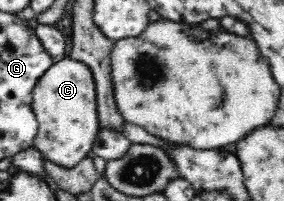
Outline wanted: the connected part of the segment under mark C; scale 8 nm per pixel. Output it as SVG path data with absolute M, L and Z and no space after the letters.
M64 57L54 62L35 84L32 111L38 120L38 133L32 146L42 152L44 159L72 169L88 158L100 130L92 70L82 61Z

